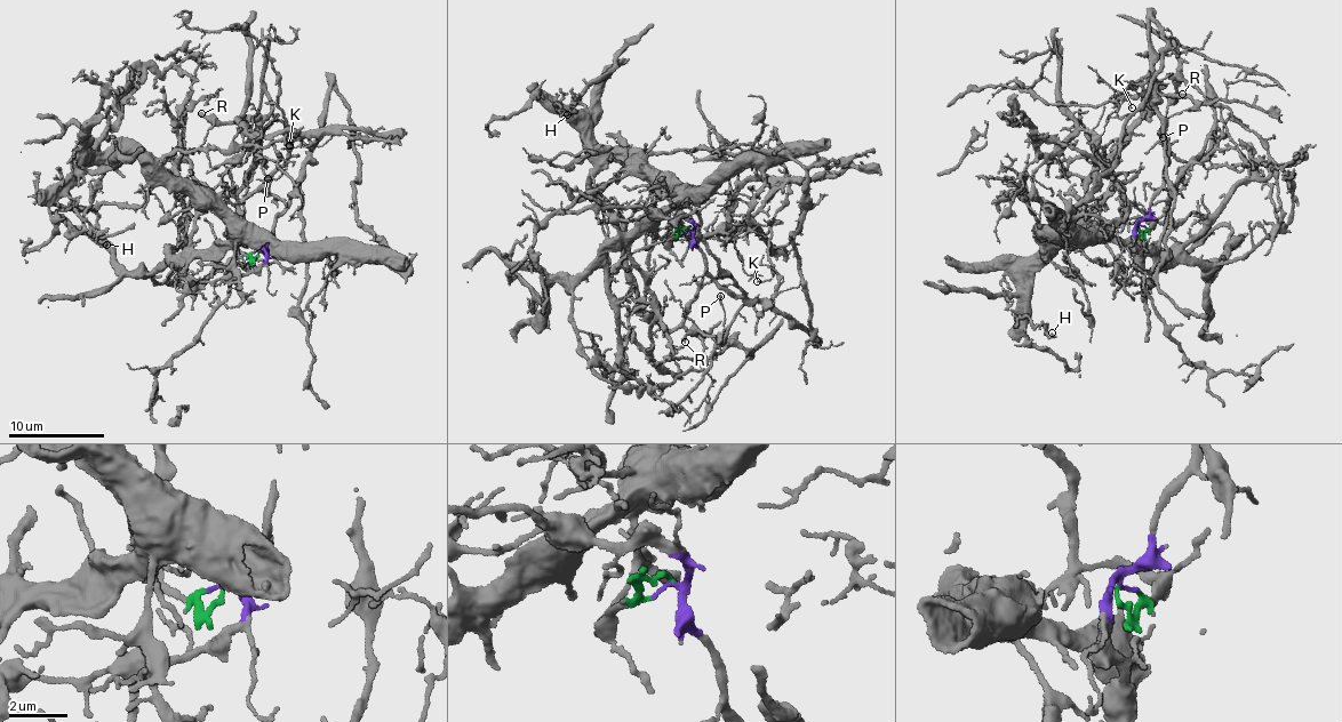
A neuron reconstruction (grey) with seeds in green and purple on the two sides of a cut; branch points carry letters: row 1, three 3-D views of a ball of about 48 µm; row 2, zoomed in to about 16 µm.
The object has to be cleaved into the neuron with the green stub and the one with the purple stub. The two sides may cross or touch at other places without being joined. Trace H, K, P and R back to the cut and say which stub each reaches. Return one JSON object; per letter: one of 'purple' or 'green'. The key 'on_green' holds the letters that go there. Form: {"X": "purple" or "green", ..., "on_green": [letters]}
{"H": "green", "K": "purple", "P": "purple", "R": "purple", "on_green": ["H"]}

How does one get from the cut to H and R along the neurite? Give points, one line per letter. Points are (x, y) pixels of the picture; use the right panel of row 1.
H: (1139, 225), (1143, 233), (1150, 223), (1133, 217), (1073, 237), (1055, 230), (1025, 311), (1030, 323), (1052, 333)
R: (1139, 223), (1167, 159), (1145, 81), (1205, 101), (1179, 79), (1177, 101), (1182, 94)

